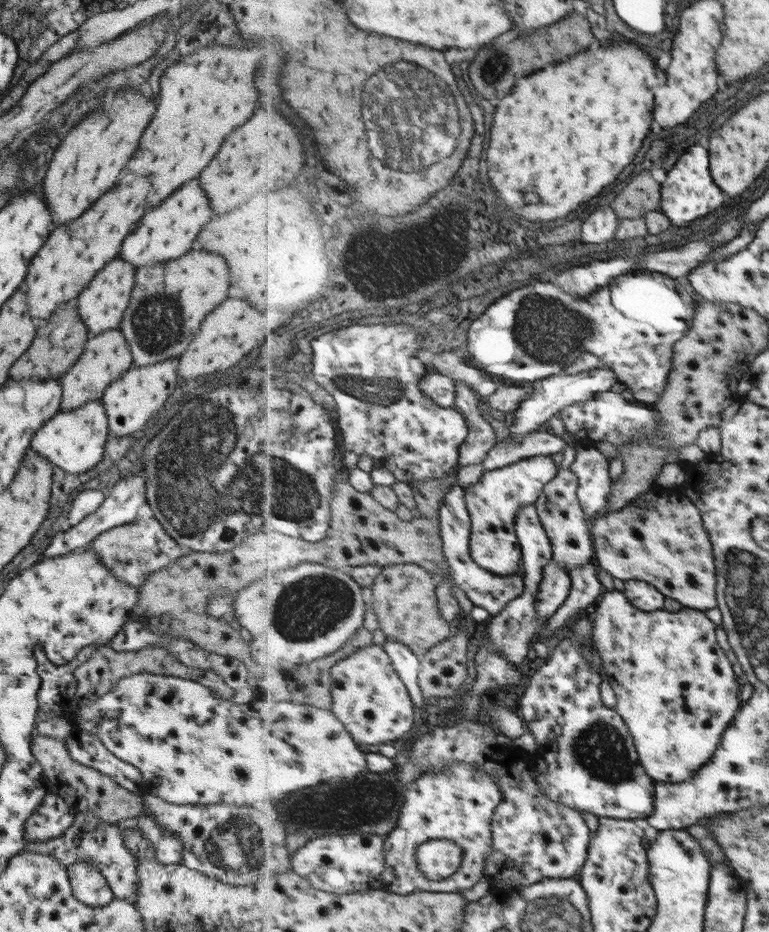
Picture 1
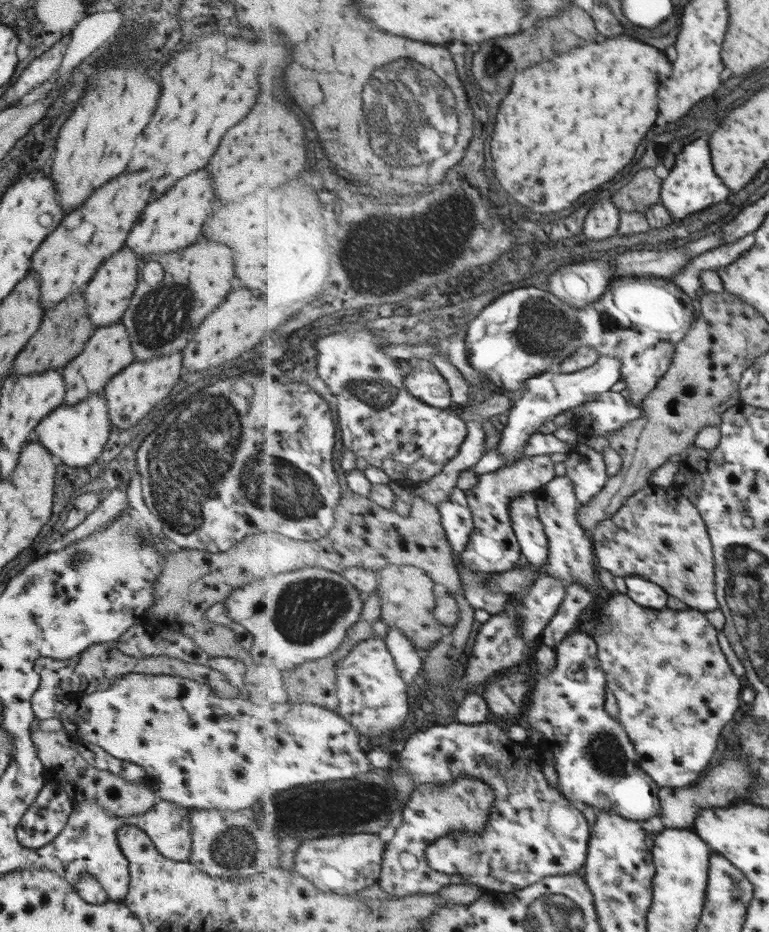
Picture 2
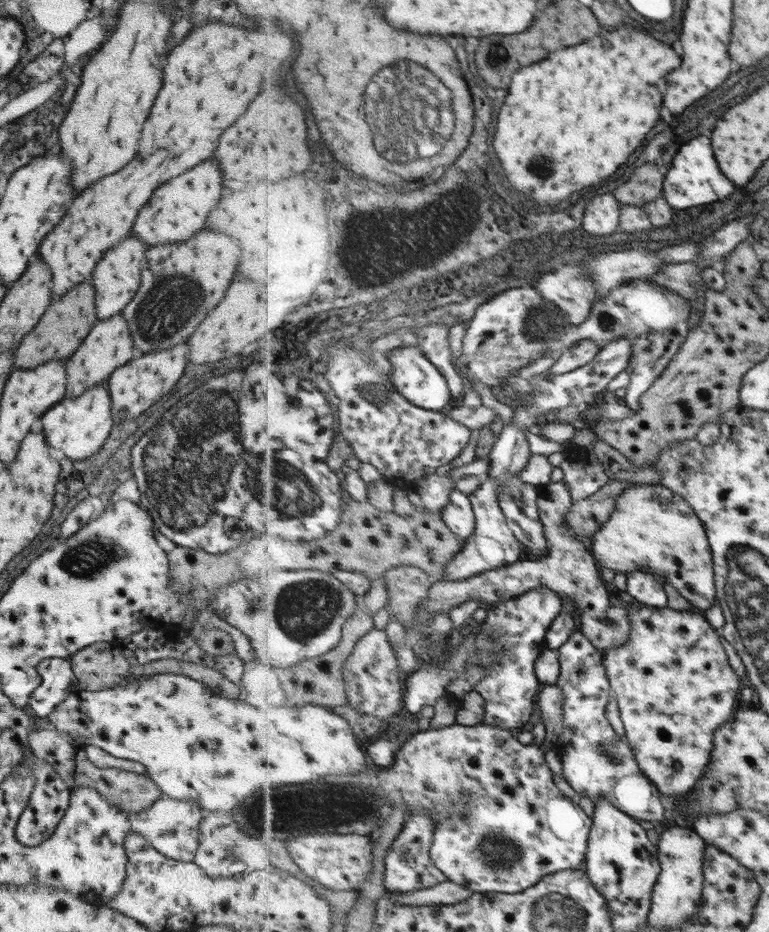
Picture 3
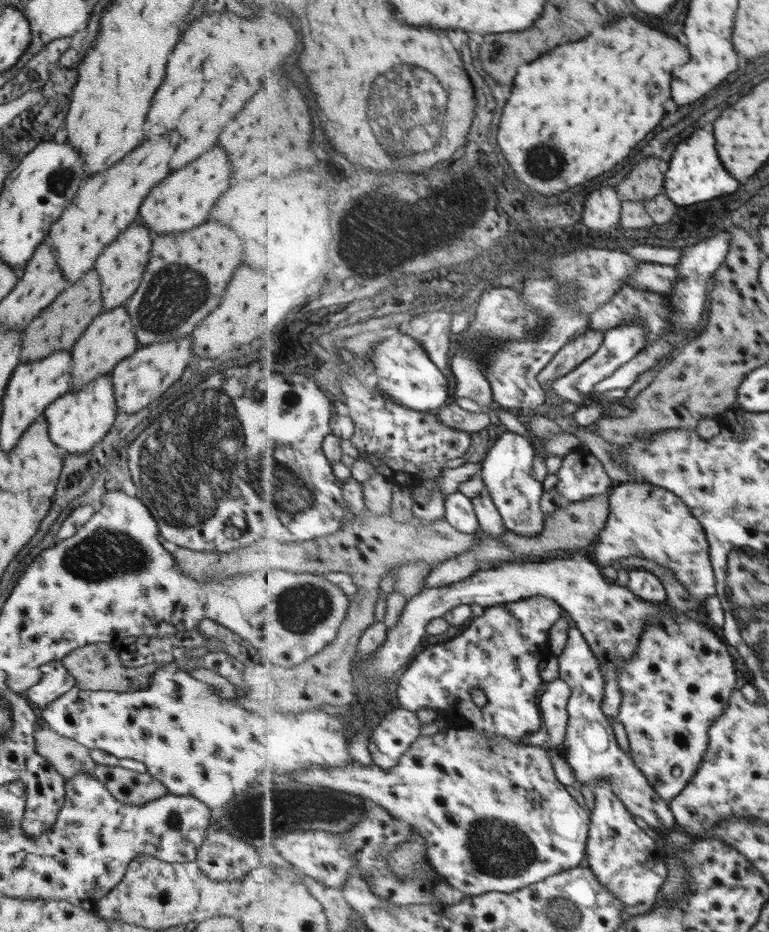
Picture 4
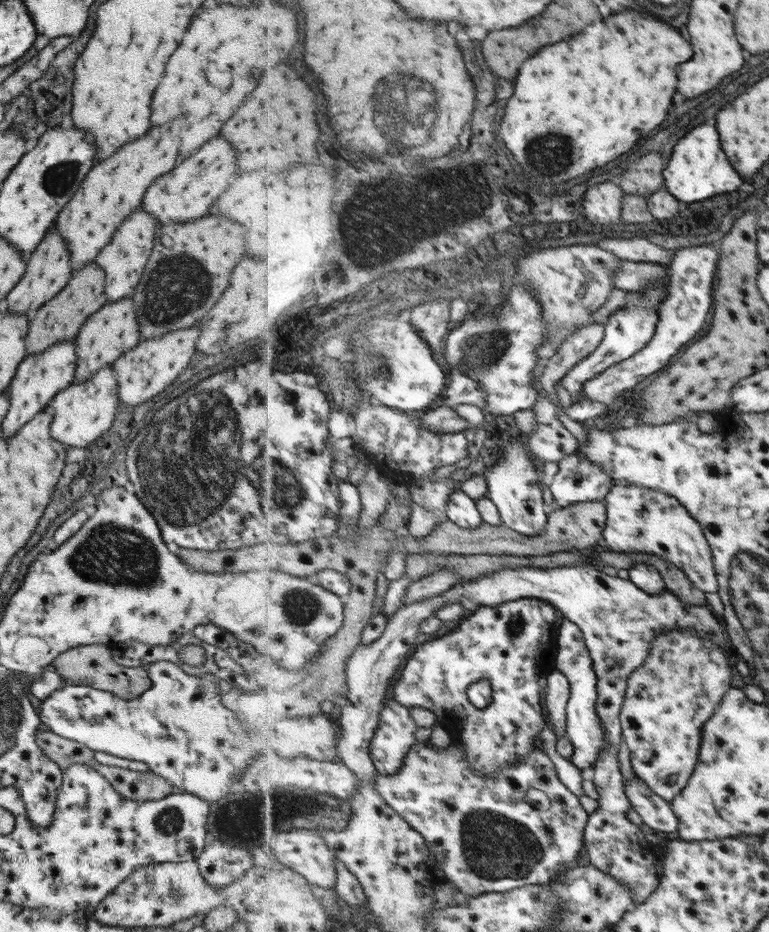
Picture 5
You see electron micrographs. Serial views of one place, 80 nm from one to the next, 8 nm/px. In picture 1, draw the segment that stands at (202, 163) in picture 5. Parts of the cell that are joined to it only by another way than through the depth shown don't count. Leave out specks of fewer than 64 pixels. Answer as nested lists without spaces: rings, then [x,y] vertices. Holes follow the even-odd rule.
[[[189,180],[183,186],[179,186],[173,194],[169,194],[159,206],[147,210],[141,216],[141,222],[137,224],[133,234],[127,234],[127,238],[123,240],[119,258],[129,262],[134,270],[145,264],[157,264],[177,258],[191,248],[191,242],[199,234],[201,226],[209,220],[209,216],[211,208],[205,192],[201,190],[197,180]]]

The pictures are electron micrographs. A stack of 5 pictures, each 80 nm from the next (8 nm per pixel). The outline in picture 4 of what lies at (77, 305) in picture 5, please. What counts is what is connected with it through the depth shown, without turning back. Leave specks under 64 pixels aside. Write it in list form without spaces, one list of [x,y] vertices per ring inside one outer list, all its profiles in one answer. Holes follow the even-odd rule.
[[[89,269],[76,281],[67,284],[53,299],[51,305],[38,312],[23,329],[19,363],[33,362],[55,351],[71,351],[74,342],[90,324],[91,319],[101,312],[101,301],[98,274],[95,269]]]

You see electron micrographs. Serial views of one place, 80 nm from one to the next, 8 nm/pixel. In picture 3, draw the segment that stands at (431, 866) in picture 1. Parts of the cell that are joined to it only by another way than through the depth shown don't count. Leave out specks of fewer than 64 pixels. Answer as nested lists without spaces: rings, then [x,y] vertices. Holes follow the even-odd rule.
[[[455,724],[445,728],[433,729],[430,728],[425,732],[417,732],[409,738],[402,750],[397,754],[397,760],[389,768],[382,768],[378,765],[371,764],[362,771],[353,773],[352,775],[339,775],[325,778],[326,782],[337,780],[333,783],[344,784],[362,784],[362,786],[377,795],[377,797],[387,797],[389,803],[397,804],[405,802],[406,815],[414,812],[416,808],[420,808],[422,812],[426,812],[435,822],[434,839],[431,845],[432,860],[439,867],[441,873],[446,874],[446,877],[451,882],[464,886],[475,893],[505,893],[517,894],[524,890],[530,889],[531,886],[537,885],[543,877],[558,873],[559,871],[578,869],[583,862],[587,860],[588,845],[590,842],[590,832],[594,825],[594,819],[586,813],[586,810],[580,805],[571,802],[555,784],[553,780],[554,772],[549,768],[546,759],[546,749],[543,745],[526,745],[523,744],[513,733],[507,729],[493,727],[485,724],[478,726],[462,726]]]

